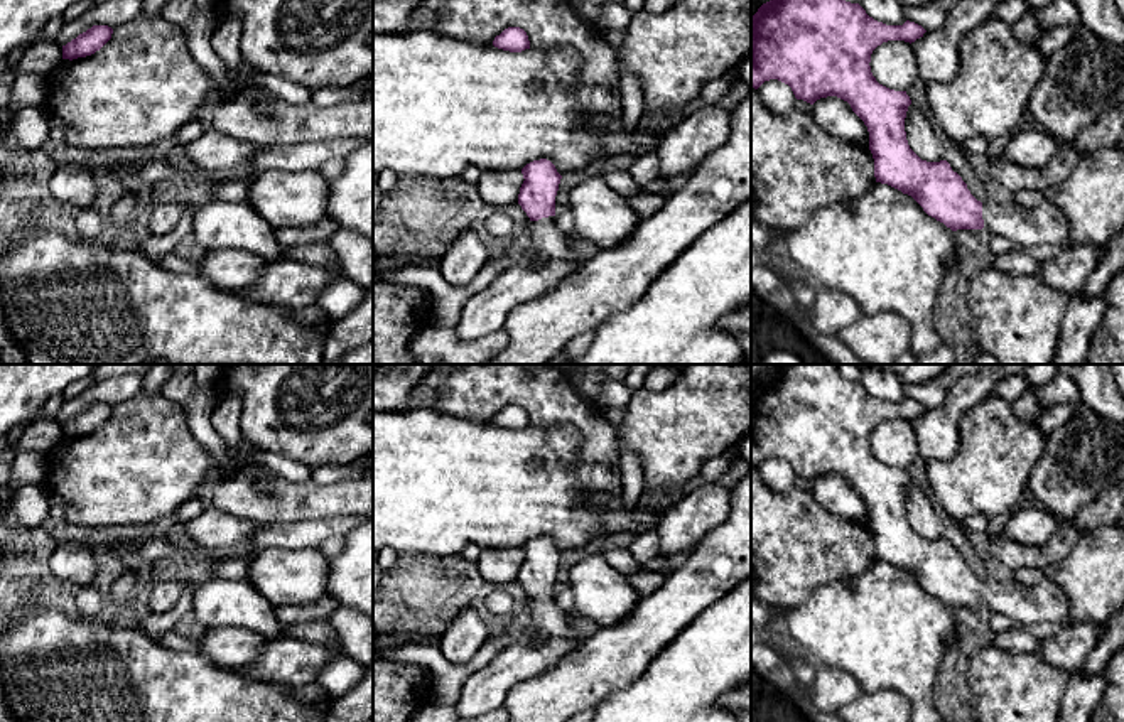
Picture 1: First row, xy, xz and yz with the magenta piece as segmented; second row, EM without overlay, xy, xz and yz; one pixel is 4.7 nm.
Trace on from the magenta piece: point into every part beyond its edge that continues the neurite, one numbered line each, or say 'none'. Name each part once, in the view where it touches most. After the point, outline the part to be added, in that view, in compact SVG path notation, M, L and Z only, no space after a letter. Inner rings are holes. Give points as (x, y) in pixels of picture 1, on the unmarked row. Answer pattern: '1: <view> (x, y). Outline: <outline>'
1: xz (485, 690). Outline: M555 594L530 599L527 611L528 622L516 628L540 641L510 641L484 668L469 675L454 705L461 719L471 720L501 709L516 683L554 668L589 638L574 633L574 614L559 609Z

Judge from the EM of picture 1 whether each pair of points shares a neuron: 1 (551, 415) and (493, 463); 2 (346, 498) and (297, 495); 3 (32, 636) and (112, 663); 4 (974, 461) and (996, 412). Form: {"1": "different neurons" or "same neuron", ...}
{"1": "different neurons", "2": "same neuron", "3": "same neuron", "4": "same neuron"}

